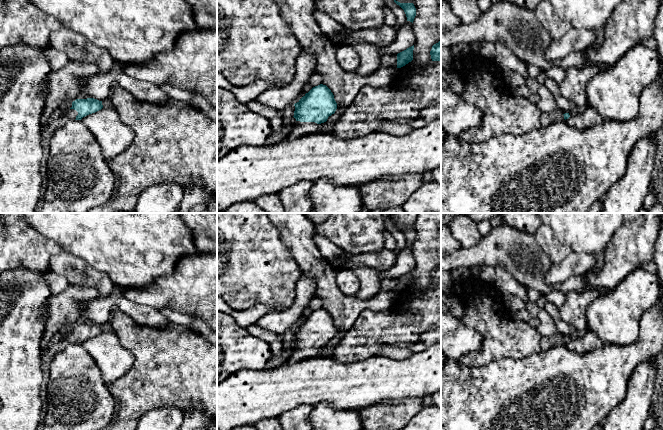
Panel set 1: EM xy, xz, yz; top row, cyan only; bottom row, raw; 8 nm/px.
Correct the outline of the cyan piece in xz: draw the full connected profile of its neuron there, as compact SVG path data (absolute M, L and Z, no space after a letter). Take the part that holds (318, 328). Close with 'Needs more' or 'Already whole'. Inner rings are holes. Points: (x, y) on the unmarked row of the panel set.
M323 308L313 311L294 330L293 341L296 345L290 352L287 363L318 356L318 349L326 346L337 333L333 317Z. Needs more

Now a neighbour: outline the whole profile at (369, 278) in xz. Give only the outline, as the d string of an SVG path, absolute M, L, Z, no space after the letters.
M316 230L314 231L313 238L321 255L337 270L343 268L349 269L357 276L359 280L359 290L356 298L370 300L381 290L380 275L384 271L346 260L344 258L344 251Z

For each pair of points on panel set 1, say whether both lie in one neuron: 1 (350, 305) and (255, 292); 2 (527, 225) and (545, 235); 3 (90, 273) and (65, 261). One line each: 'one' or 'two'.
1: two
2: two
3: one

